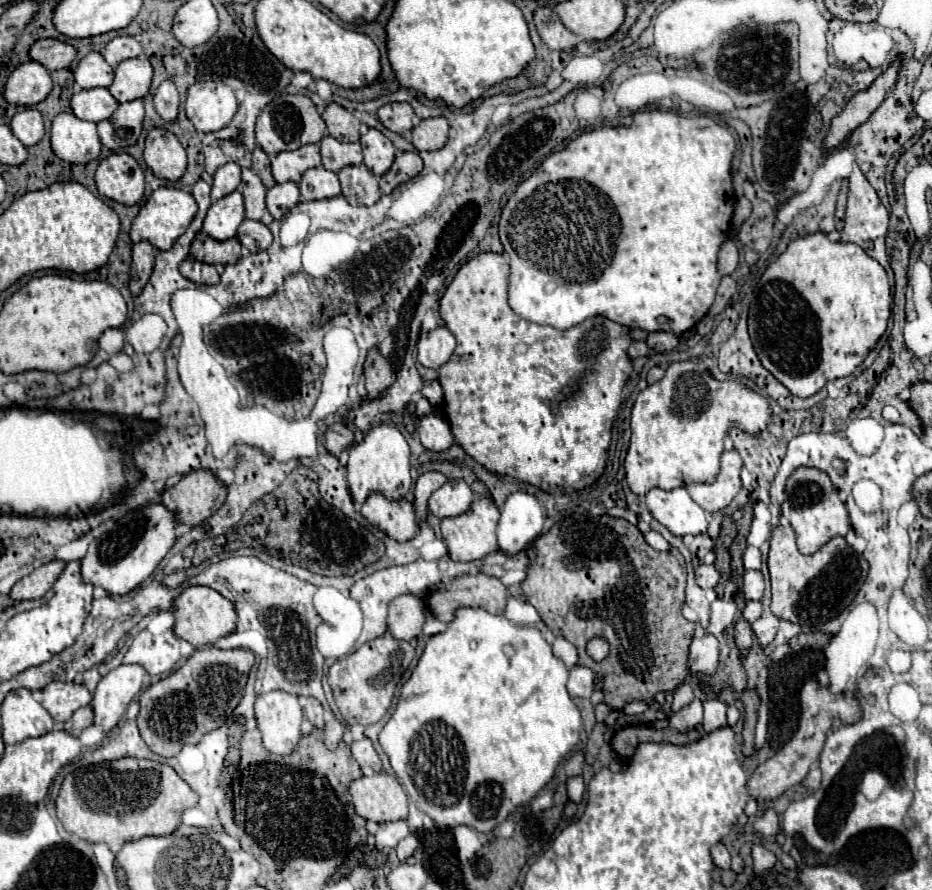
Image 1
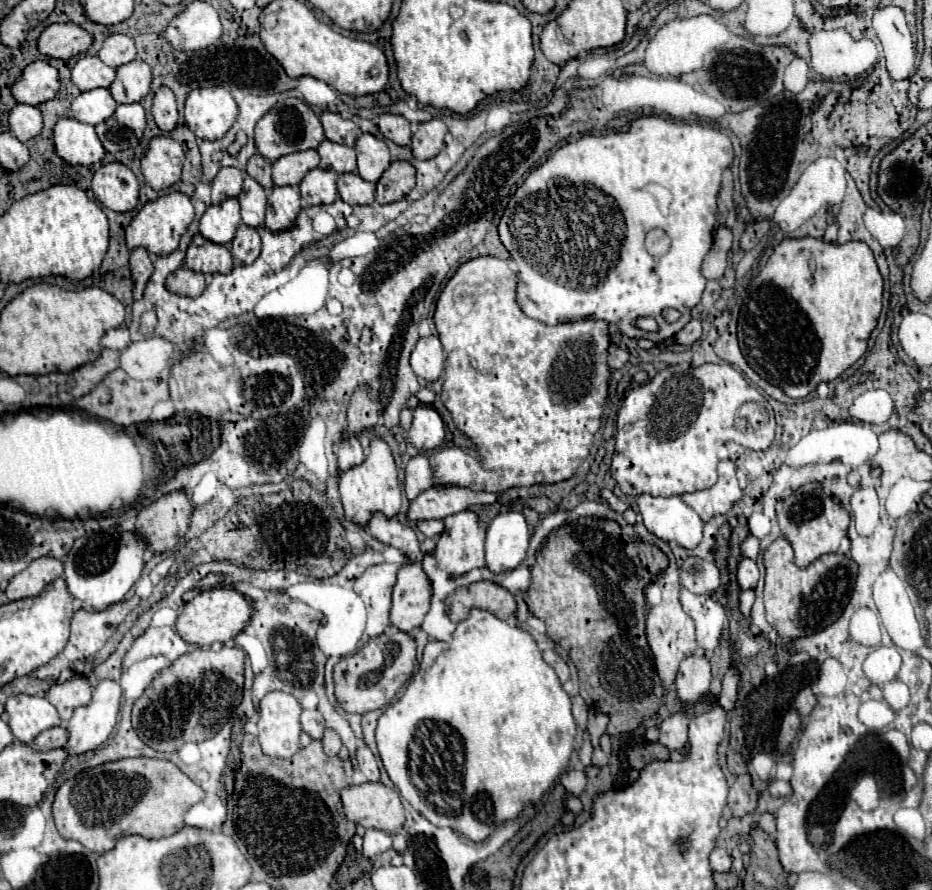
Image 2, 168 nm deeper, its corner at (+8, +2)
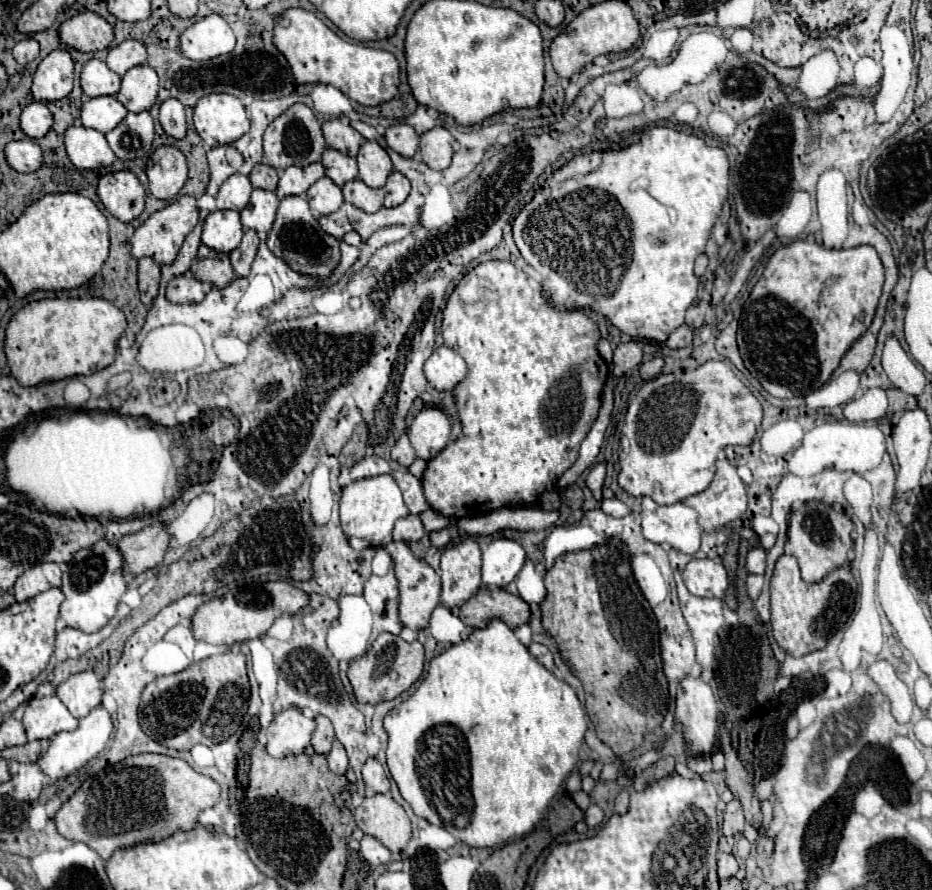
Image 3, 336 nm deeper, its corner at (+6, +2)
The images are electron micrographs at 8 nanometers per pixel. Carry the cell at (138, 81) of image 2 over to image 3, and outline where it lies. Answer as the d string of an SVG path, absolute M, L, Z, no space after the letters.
M134 66L122 76L122 88L116 98L130 110L142 112L156 104L158 76L150 66Z

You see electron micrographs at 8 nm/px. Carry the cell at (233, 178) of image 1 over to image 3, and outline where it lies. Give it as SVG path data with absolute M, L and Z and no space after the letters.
M234 174L220 186L220 190L216 194L216 202L218 202L220 210L242 212L250 202L250 194L252 194L252 184L250 184L248 176Z

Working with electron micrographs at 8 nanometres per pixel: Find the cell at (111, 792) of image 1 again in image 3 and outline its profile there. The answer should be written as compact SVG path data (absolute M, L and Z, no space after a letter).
M138 754L88 778L58 810L56 826L64 838L84 842L108 860L114 850L140 842L160 842L180 830L192 830L200 812L218 800L220 786L210 776L190 768L186 760Z

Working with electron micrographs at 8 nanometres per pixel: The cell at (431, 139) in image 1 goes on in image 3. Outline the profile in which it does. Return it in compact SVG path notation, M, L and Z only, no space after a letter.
M436 126L430 132L420 136L420 156L422 160L434 168L434 170L444 170L452 162L452 136L446 128Z

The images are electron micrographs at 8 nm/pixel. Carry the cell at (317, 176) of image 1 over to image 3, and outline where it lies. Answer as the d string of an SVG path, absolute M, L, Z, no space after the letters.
M326 176L310 186L310 190L306 192L306 198L310 202L310 208L314 212L320 212L318 216L336 212L342 206L342 202L344 202L342 190Z

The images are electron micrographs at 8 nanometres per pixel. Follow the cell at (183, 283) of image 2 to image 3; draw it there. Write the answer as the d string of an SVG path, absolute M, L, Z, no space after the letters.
M186 274L168 282L166 298L174 304L198 304L204 298L204 290L194 276Z

